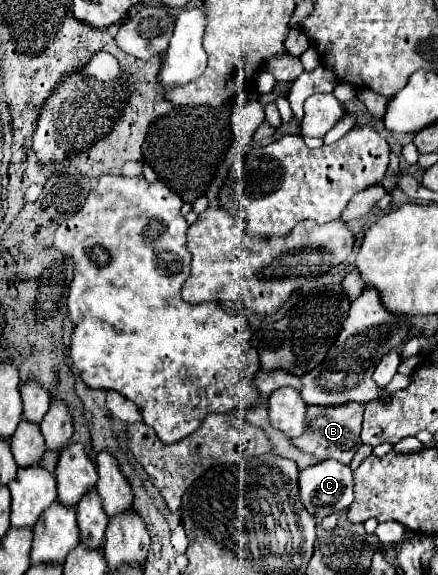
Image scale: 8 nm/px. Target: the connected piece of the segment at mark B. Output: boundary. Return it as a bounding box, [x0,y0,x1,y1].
[291,402,363,464]

